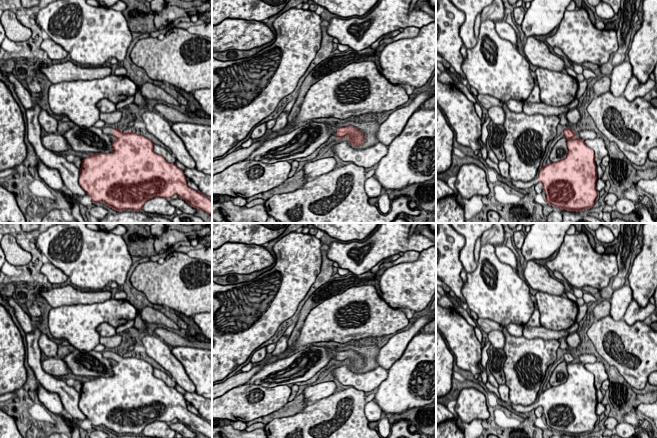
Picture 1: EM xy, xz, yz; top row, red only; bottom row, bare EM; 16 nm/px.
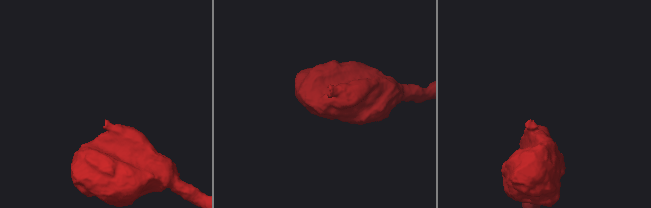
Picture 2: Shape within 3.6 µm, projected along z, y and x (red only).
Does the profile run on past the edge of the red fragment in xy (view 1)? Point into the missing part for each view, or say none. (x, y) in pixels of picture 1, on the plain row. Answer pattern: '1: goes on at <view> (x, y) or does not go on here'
1: goes on at xy (108, 354)

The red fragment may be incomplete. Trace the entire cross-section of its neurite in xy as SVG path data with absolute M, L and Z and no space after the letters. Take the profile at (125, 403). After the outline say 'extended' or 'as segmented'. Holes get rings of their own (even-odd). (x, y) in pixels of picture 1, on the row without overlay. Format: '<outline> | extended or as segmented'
M109 349L103 351L102 355L117 362L112 366L113 375L108 378L90 378L83 383L79 400L79 409L95 428L103 426L115 435L139 435L149 423L170 423L173 419L178 419L192 431L212 438L212 424L200 415L191 413L187 409L183 394L156 378L151 364L133 356L121 356Z | extended

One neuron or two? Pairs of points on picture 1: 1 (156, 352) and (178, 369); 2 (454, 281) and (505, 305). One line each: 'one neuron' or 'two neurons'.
1: one neuron
2: two neurons

